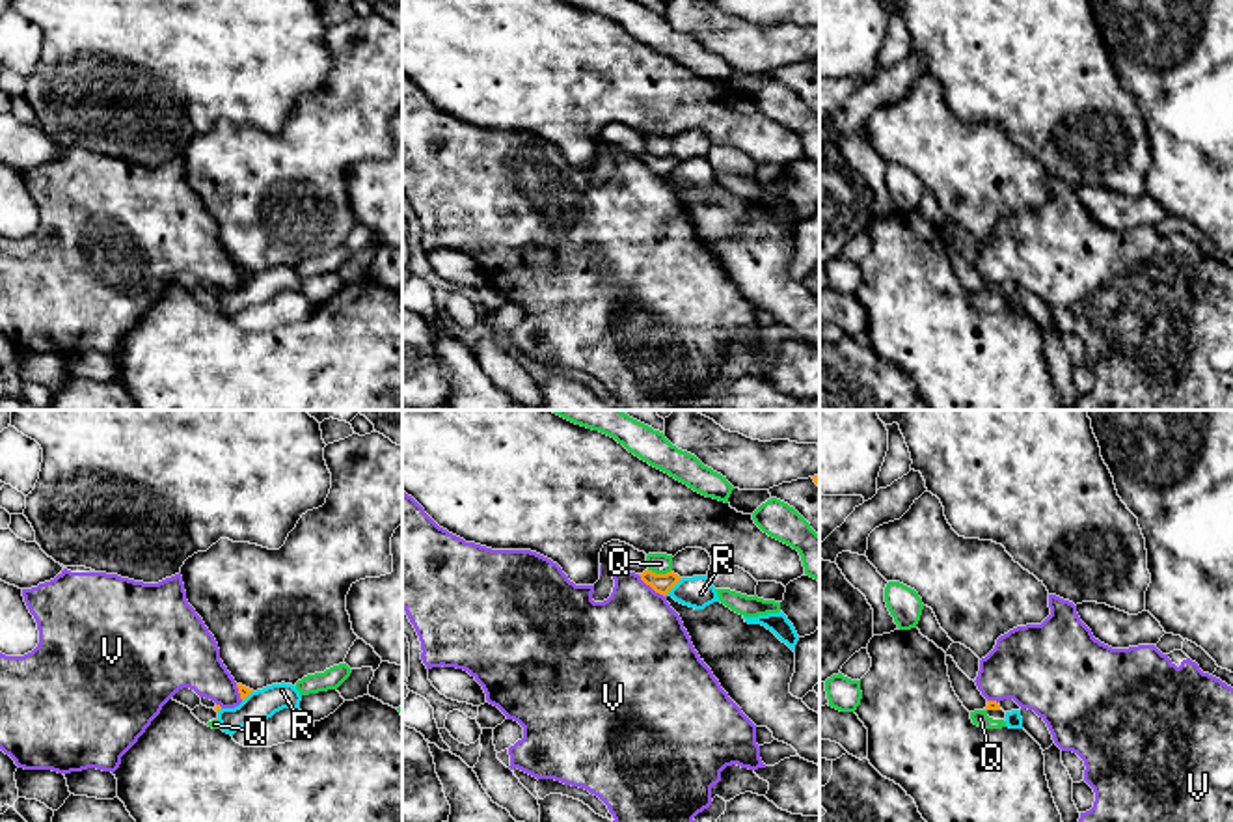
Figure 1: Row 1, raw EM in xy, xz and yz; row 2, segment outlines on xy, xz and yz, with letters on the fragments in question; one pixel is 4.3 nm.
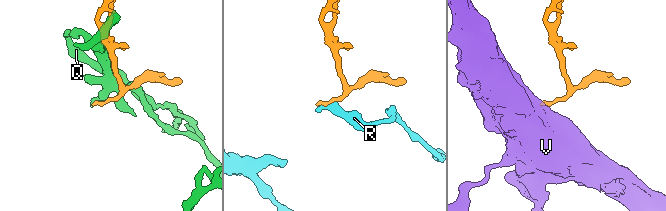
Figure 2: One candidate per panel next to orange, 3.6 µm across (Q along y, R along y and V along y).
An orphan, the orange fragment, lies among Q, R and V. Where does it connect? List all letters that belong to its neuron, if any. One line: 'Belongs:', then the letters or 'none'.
Belongs: none

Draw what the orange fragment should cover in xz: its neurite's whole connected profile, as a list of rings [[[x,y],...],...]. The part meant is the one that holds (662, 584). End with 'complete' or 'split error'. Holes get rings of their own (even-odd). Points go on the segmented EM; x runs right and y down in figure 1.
[[[644,570],[643,574],[639,574],[641,580],[650,585],[656,593],[659,595],[669,595],[669,591],[682,580],[678,574],[674,574],[672,570],[667,574],[656,574],[652,570]]] | complete

